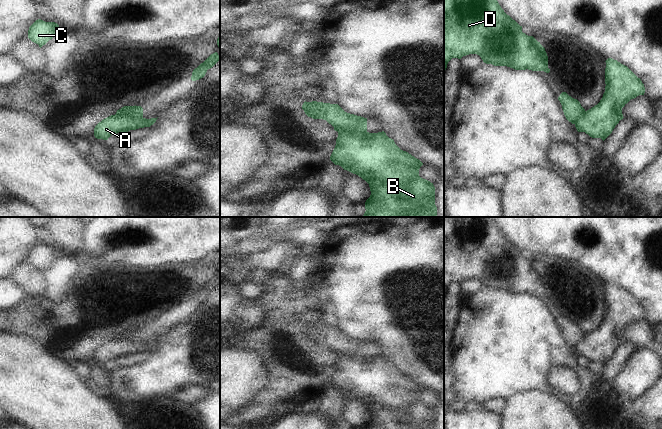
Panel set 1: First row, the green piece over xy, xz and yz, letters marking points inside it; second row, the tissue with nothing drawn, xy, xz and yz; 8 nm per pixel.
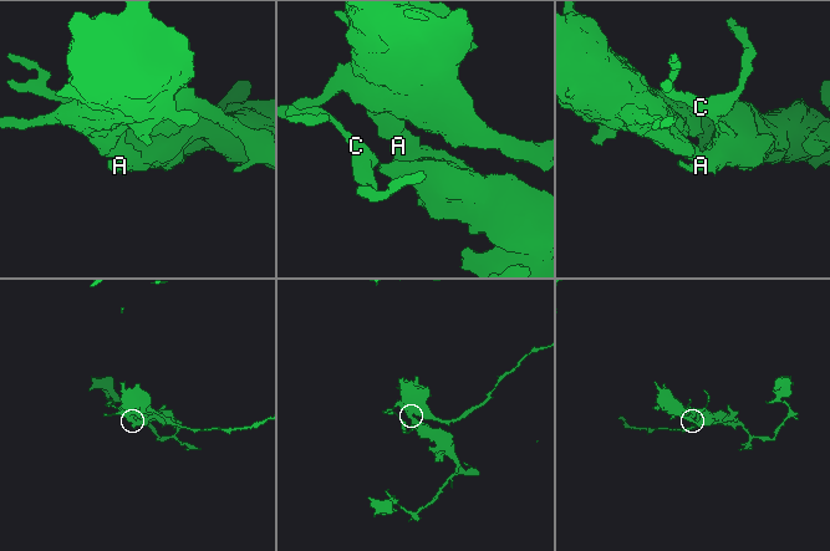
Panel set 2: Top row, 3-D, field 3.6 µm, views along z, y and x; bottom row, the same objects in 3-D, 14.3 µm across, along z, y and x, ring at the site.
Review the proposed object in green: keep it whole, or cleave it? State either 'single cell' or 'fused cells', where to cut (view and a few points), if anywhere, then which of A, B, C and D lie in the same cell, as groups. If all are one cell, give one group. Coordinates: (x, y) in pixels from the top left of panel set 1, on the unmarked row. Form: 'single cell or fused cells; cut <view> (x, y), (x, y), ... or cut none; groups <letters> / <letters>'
fused cells; cut xz (334, 351), (366, 356); groups A B C / D

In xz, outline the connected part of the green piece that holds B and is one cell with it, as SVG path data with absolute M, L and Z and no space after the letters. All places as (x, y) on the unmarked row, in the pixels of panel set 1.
M337 352L334 354L338 356L338 361L330 384L344 394L358 399L369 408L371 419L365 429L435 429L433 407L419 400L419 393L423 387L408 376L401 374L384 355L369 357Z

